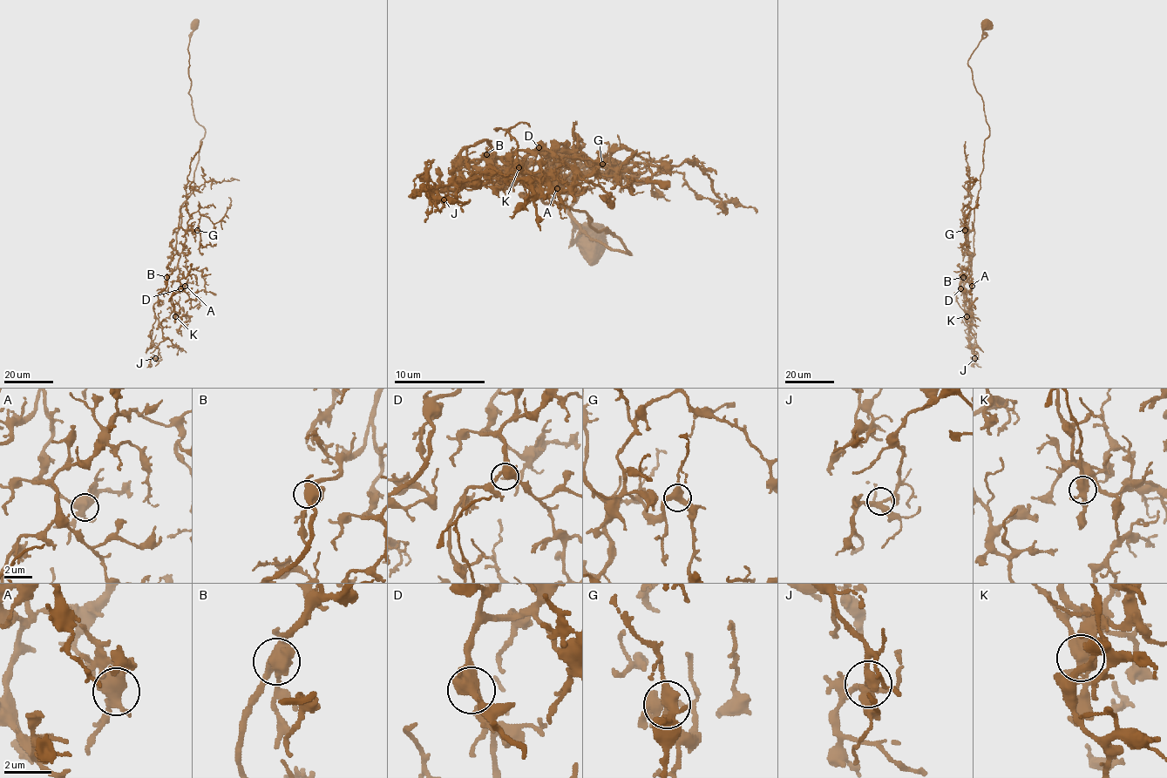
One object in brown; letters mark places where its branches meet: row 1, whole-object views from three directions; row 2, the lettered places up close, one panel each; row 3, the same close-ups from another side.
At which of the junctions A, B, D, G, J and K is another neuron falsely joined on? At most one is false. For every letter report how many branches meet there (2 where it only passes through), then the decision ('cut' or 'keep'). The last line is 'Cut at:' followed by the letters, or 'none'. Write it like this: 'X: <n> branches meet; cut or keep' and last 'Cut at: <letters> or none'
A: 4 branches meet; keep
B: 4 branches meet; keep
D: 4 branches meet; keep
G: 4 branches meet; keep
J: 4 branches meet; keep
K: 4 branches meet; cut
Cut at: K

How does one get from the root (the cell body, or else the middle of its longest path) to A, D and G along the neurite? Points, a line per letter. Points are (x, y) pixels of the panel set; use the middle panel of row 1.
A: (588, 239), (566, 209), (570, 172), (580, 229), (629, 254), (584, 211), (522, 195), (532, 172), (557, 188)
D: (588, 239), (566, 209), (570, 172), (580, 229), (629, 254), (584, 211), (522, 195), (539, 147)
G: (588, 239), (566, 209), (570, 172), (580, 229), (629, 254), (584, 211), (522, 193), (574, 157), (602, 164)

